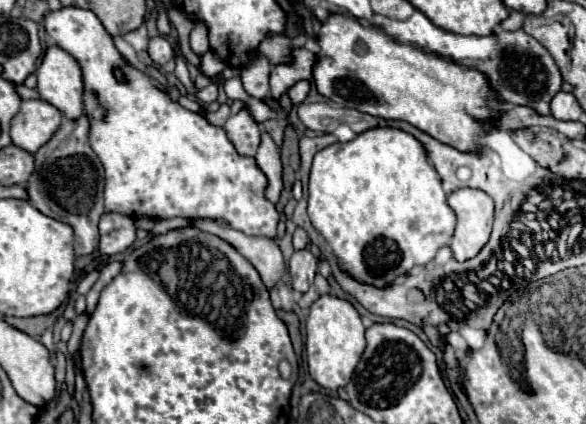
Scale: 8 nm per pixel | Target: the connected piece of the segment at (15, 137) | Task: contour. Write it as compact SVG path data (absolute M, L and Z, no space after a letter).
M40 99L22 101L20 111L10 121L10 137L16 147L36 153L58 131L62 115Z

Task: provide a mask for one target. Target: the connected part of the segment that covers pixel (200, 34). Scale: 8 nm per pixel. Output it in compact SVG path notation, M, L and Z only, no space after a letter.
M194 23L194 29L190 33L190 47L198 57L202 57L206 51L210 51L210 47L206 43L206 27L202 27L202 23Z

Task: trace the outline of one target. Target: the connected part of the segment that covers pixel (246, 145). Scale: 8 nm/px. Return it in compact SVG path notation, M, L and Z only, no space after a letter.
M242 109L240 113L232 115L226 121L224 131L240 155L256 155L260 145L260 125L254 121L250 109Z

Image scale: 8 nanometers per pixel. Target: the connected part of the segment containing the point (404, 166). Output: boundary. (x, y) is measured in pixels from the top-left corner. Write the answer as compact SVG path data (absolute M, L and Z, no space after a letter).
M392 127L364 131L348 143L334 143L314 155L308 183L308 217L330 245L340 269L358 283L372 287L388 287L412 267L430 263L436 251L450 243L456 227L456 215L446 203L440 177L428 163L422 143L410 133Z

